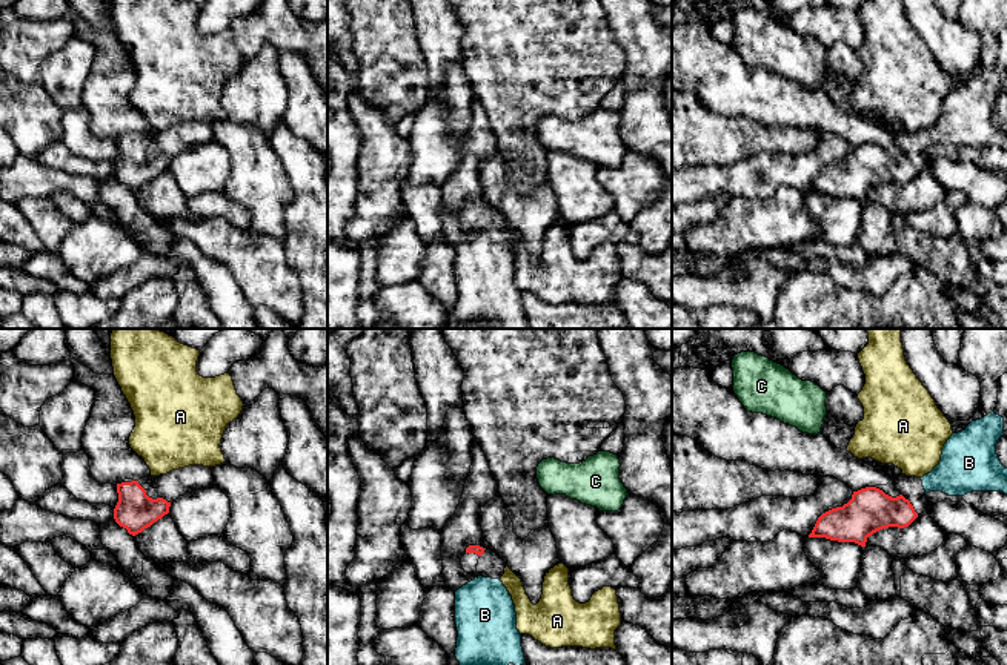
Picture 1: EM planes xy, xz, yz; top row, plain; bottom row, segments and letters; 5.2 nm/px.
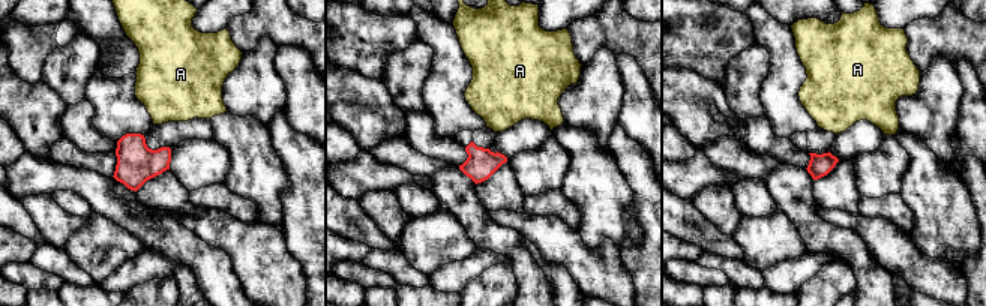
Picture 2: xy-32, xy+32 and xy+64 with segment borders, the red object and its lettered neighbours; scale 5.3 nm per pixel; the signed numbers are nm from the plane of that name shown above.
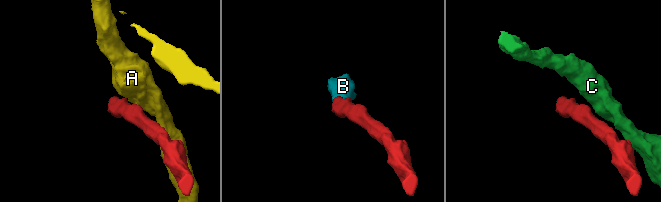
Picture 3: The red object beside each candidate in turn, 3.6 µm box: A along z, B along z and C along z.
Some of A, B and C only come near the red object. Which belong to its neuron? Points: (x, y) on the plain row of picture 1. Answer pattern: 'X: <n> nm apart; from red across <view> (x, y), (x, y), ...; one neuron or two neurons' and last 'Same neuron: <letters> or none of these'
A: 80 nm apart; from red across xy (137, 137), (151, 131); two neurons
B: 100 nm apart; from red across yz (912, 162), (926, 149); one neuron
C: 360 nm apart; from red across yz (854, 148), (820, 88); two neurons
Same neuron: B

